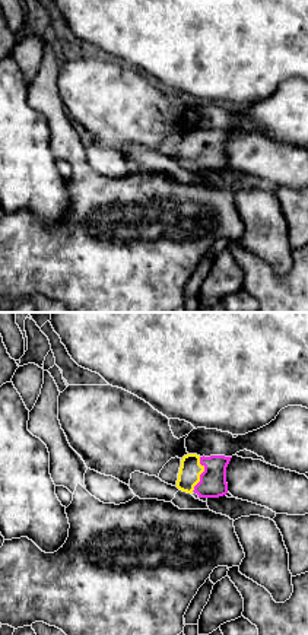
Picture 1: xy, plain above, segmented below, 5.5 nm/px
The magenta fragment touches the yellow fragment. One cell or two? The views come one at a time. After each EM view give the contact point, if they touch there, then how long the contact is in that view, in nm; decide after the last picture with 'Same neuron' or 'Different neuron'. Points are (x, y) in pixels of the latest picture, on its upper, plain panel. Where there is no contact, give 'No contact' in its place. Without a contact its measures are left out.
Touches magenta at (200, 148). Shared border 200 nm

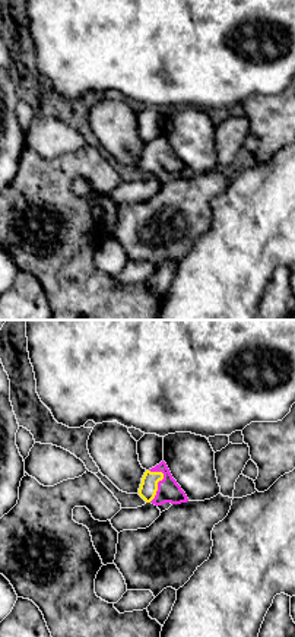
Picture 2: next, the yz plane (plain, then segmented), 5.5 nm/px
Touches magenta at (158, 159). Shared border 190 nm

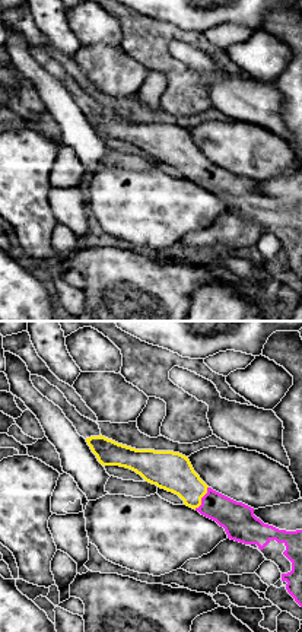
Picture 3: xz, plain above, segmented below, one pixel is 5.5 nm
Touches magenta at (202, 171). Shared border 150 nm

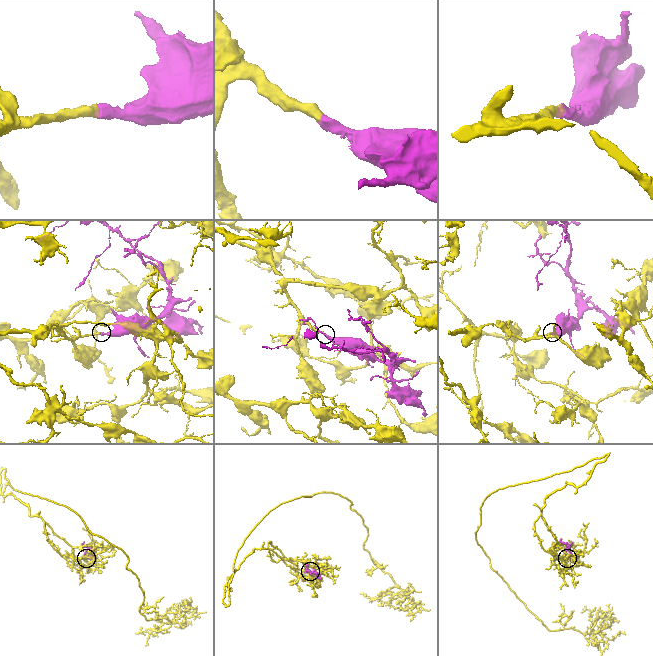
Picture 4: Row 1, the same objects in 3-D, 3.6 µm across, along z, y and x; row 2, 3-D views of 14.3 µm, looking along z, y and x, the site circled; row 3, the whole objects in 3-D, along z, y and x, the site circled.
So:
Same neuron

